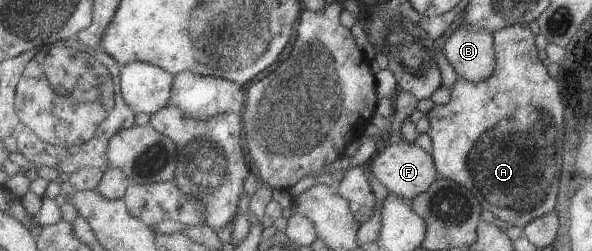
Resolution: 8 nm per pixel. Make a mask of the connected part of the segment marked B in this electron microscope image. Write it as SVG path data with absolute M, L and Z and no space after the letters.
M461 23L449 37L442 38L445 44L441 52L458 77L479 83L492 74L496 55L491 33Z

